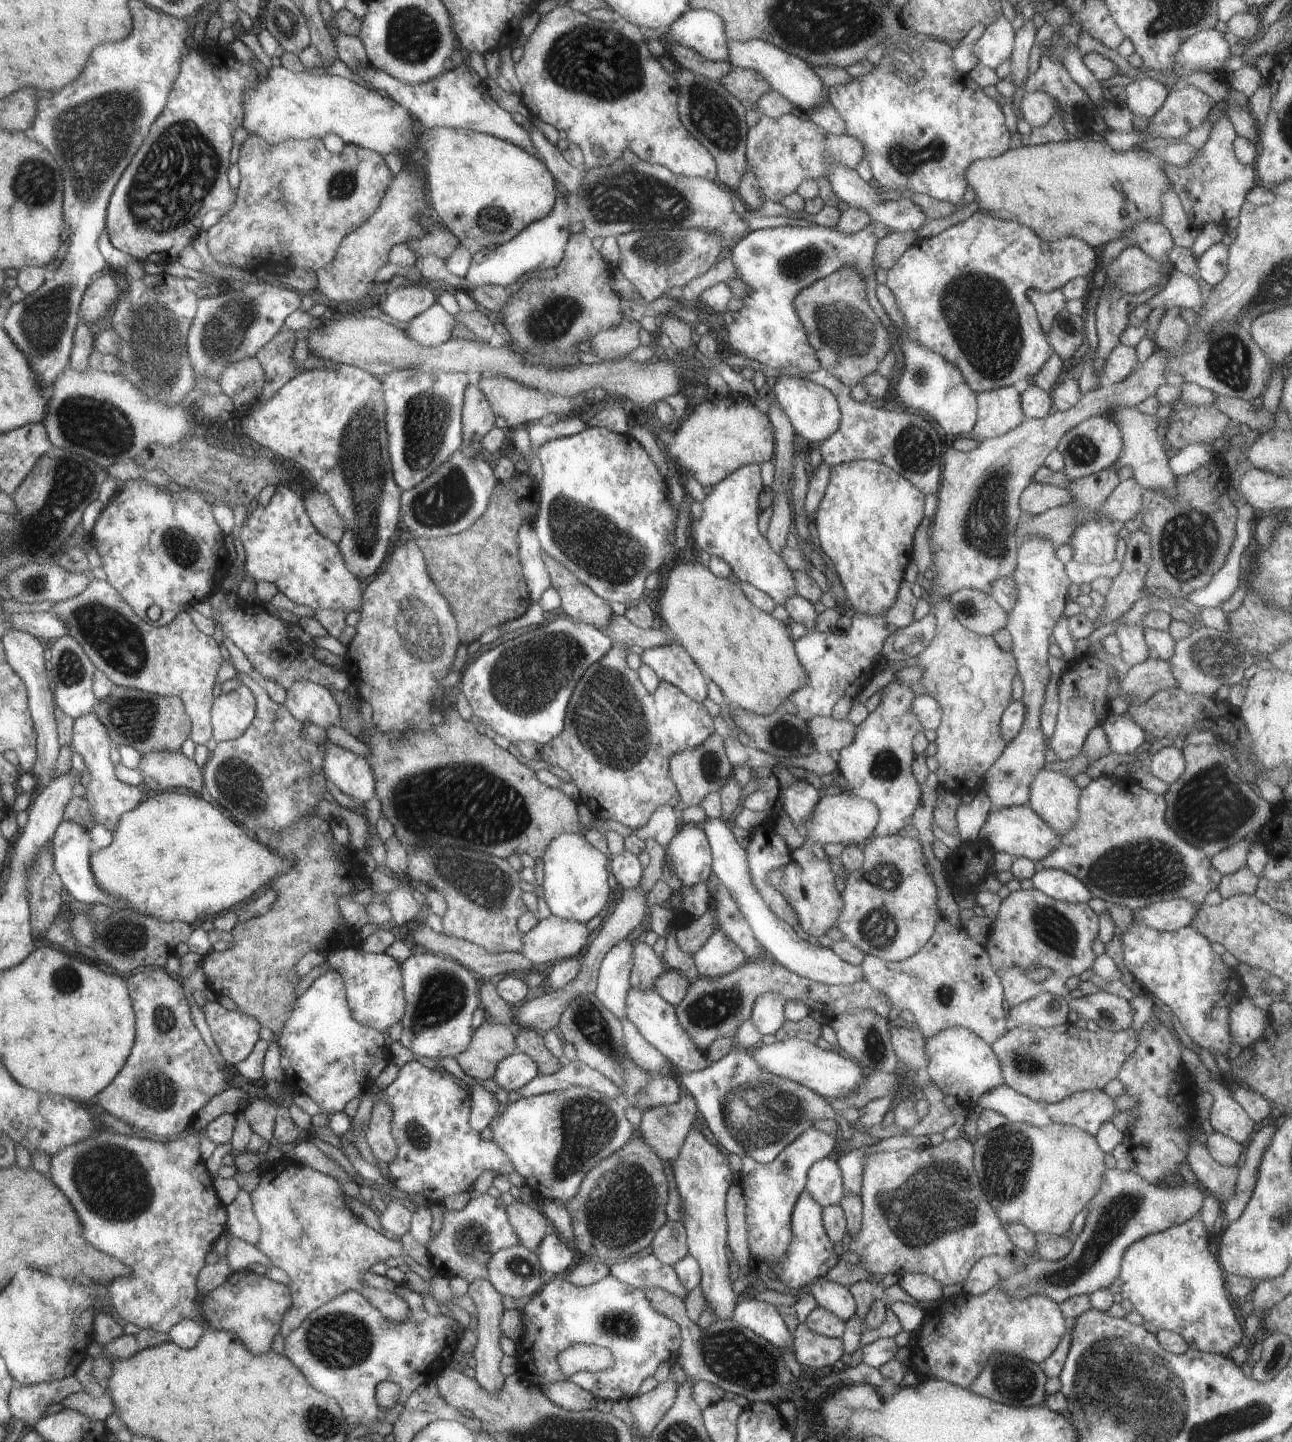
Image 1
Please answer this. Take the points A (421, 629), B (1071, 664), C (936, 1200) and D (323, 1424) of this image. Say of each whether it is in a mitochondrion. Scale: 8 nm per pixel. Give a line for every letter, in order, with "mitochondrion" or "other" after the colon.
A: mitochondrion
B: other
C: mitochondrion
D: mitochondrion

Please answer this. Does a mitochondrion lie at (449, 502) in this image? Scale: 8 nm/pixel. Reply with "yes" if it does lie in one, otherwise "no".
yes

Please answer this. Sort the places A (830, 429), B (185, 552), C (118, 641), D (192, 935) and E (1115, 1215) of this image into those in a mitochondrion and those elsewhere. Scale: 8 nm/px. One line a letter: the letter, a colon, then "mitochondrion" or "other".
A: other
B: mitochondrion
C: mitochondrion
D: other
E: mitochondrion

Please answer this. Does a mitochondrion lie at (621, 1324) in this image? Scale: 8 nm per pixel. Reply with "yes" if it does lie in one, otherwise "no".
yes

